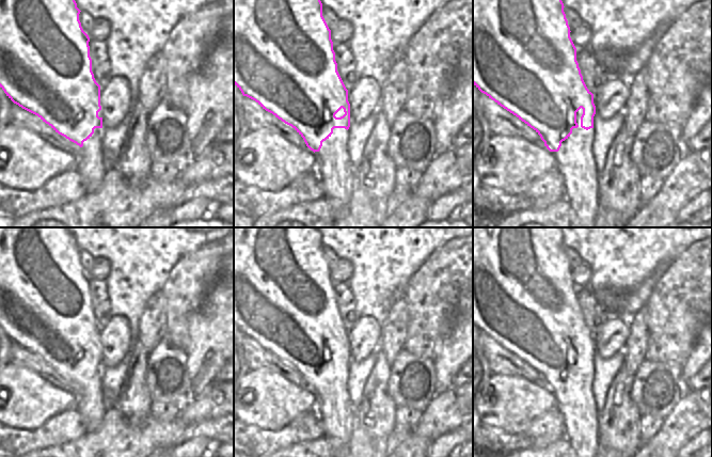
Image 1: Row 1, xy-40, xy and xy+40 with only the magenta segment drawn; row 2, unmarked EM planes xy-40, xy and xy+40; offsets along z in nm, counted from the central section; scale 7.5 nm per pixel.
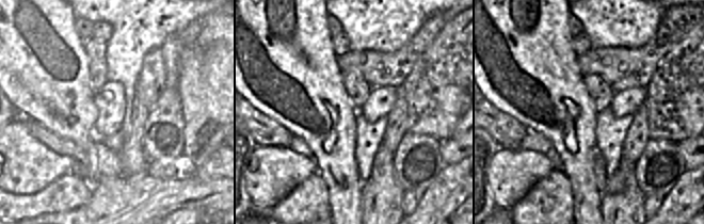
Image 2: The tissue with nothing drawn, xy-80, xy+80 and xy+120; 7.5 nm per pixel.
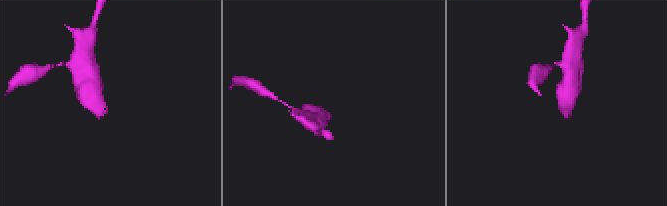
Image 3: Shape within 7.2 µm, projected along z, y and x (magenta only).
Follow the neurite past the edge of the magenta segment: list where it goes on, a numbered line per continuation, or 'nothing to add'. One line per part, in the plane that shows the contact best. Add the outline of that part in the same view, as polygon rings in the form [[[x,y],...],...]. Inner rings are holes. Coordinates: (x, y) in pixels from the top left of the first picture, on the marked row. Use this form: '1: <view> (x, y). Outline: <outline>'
1: xy+40 (575, 163). Outline: [[[583,109],[576,112],[577,128],[572,129],[572,133],[561,142],[558,152],[553,152],[557,161],[557,170],[564,178],[566,187],[566,199],[572,212],[570,227],[594,227],[600,204],[598,202],[598,172],[591,153],[594,142],[594,128],[588,130],[581,127],[581,116]]]

